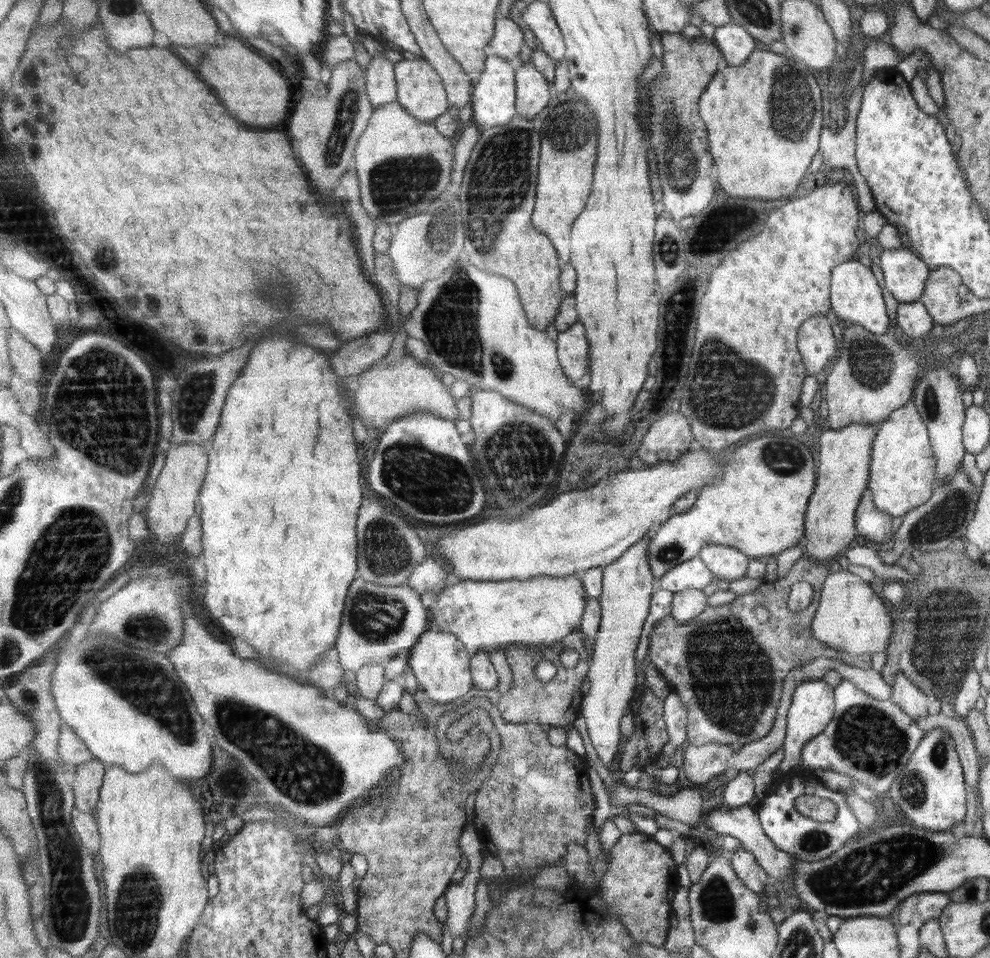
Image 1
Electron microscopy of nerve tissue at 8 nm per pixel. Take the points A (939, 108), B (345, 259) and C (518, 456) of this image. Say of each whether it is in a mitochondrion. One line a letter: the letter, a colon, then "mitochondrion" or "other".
A: other
B: other
C: mitochondrion

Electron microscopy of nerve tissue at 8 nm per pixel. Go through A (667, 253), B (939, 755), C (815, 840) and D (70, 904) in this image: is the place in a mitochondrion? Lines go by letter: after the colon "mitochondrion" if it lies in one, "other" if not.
A: mitochondrion
B: mitochondrion
C: mitochondrion
D: mitochondrion

